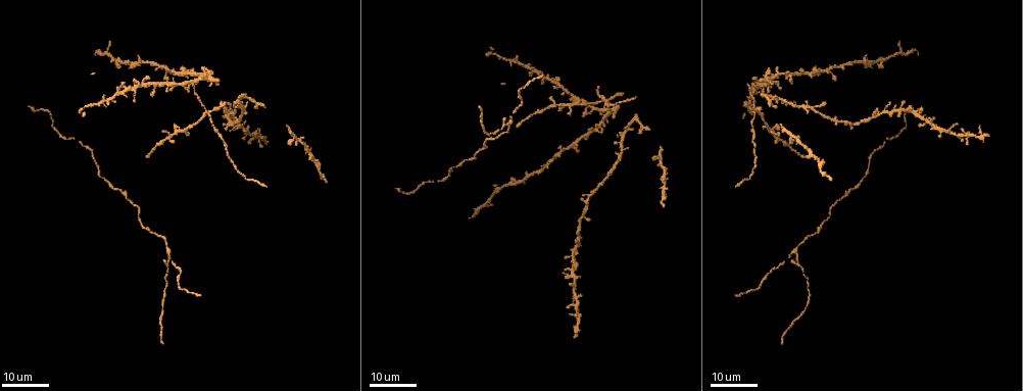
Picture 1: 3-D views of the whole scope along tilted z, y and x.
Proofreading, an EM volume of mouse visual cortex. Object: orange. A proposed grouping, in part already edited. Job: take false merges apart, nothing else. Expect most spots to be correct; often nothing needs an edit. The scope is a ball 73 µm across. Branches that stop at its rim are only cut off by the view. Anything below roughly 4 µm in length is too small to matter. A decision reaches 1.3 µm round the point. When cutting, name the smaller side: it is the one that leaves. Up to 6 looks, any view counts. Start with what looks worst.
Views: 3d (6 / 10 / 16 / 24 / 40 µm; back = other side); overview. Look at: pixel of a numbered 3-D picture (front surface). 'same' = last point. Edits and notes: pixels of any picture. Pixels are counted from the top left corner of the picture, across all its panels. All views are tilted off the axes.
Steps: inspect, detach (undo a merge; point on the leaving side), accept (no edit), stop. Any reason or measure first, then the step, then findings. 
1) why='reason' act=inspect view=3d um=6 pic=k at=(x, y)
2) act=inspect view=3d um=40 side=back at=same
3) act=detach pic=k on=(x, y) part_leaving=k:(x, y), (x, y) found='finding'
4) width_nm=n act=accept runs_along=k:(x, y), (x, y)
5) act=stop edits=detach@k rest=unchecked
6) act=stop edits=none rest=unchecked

act=inspect view=3d um=16 pic=1 at=(170, 252)

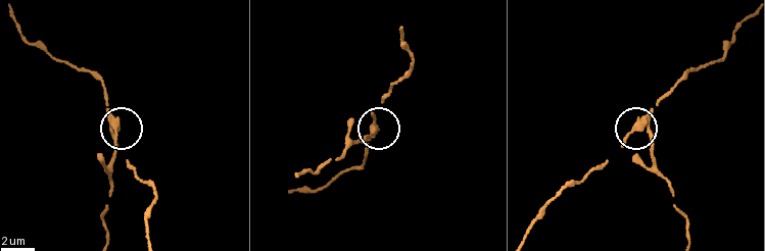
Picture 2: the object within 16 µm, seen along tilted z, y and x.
act=inspect view=3d um=6 pic=2 at=(115, 126)

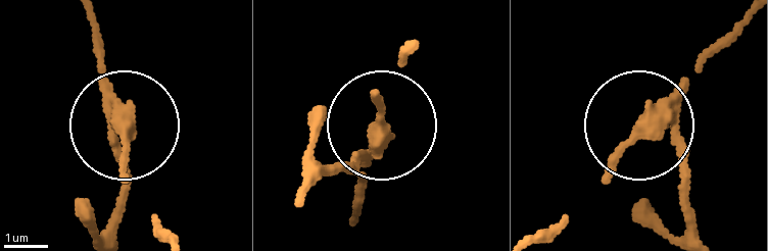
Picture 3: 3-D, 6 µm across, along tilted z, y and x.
width_nm=290 act=detach pic=3 on=(679, 165) found='a second cell is stuck on'

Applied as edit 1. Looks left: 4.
why='four-way junction' act=inspect view=3d um=16 pic=1 at=(601, 102)

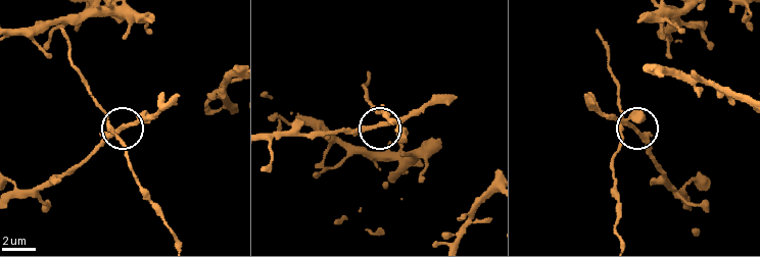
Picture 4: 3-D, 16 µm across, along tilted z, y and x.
why='closer look' act=inspect view=3d um=6 pic=4 at=(380, 126)

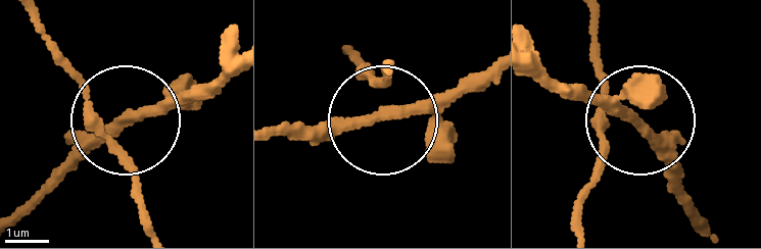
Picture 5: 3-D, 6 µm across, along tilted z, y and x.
width_nm=190 act=accept found='all the same cell'

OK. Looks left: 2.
act=stop edits=detach@3 rest=unchecked

